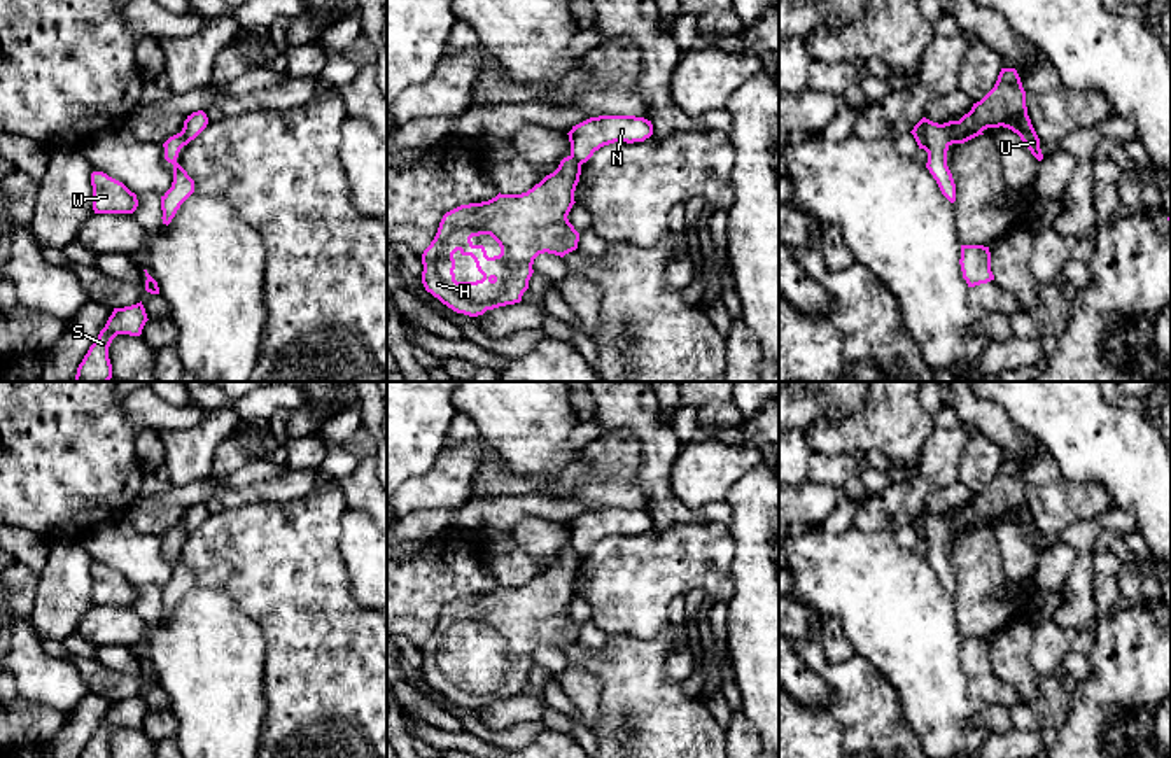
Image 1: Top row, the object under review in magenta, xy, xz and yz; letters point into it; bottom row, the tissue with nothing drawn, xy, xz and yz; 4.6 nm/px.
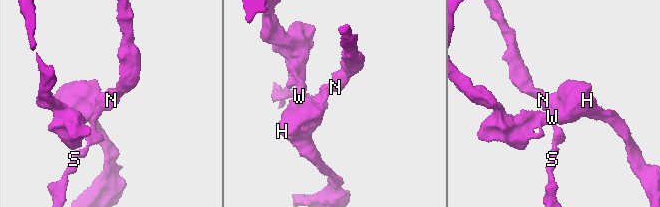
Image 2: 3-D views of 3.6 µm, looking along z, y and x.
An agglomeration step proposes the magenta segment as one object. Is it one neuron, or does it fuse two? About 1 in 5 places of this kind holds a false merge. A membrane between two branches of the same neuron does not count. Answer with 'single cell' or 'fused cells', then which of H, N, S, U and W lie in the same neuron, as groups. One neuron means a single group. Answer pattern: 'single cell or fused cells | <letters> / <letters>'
fused cells | H U W / N S

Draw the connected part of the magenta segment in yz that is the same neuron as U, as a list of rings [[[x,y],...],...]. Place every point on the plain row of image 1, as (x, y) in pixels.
[[[1001,460],[994,480],[977,495],[968,509],[952,520],[952,536],[964,536],[987,520],[1008,520],[1020,529],[1031,546],[1041,553],[1040,530],[1026,499],[1026,483],[1015,460]]]

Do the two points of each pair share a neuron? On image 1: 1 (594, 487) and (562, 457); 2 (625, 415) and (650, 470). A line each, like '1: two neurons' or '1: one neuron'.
1: two neurons
2: one neuron

